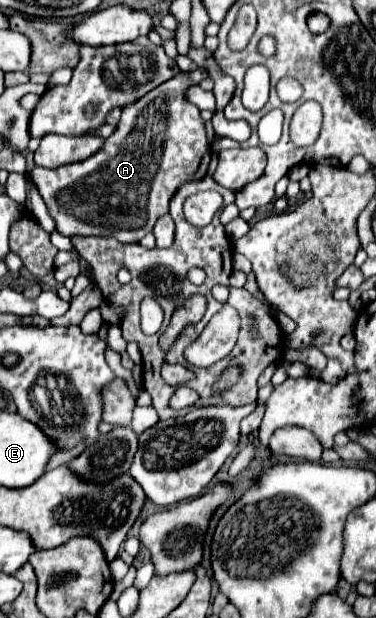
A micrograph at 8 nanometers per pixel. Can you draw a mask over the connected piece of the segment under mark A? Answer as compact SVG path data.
M205 69L181 71L171 81L159 85L133 105L121 111L119 125L115 133L105 141L103 149L85 161L69 163L59 169L35 167L31 171L31 181L39 189L47 213L53 217L57 231L61 235L103 235L103 237L133 237L139 243L155 225L155 221L169 211L169 201L185 181L199 179L207 175L211 161L211 149L205 135L205 123L199 115L197 105L189 103L185 91L199 85L207 77Z

